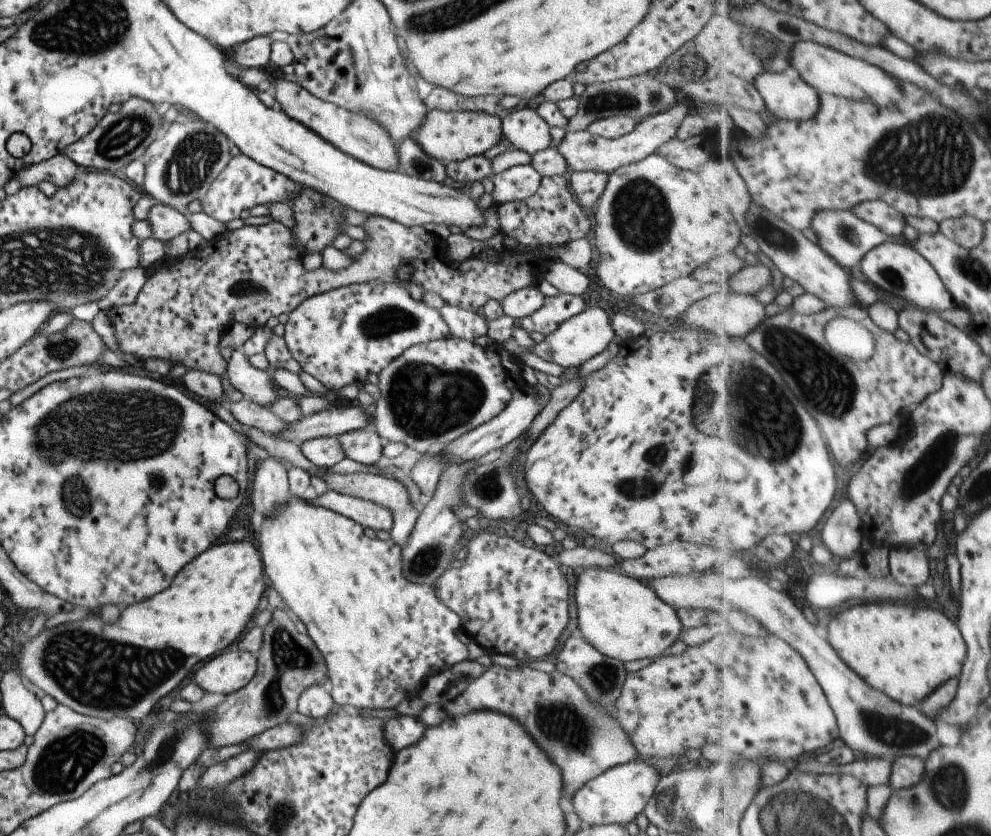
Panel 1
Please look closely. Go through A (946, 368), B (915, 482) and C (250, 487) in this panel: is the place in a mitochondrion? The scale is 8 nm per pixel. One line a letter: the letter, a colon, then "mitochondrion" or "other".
A: other
B: mitochondrion
C: other

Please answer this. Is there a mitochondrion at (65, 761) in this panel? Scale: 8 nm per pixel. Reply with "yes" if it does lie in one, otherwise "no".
yes

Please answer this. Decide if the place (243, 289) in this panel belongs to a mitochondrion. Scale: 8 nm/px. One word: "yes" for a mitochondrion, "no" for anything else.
yes

